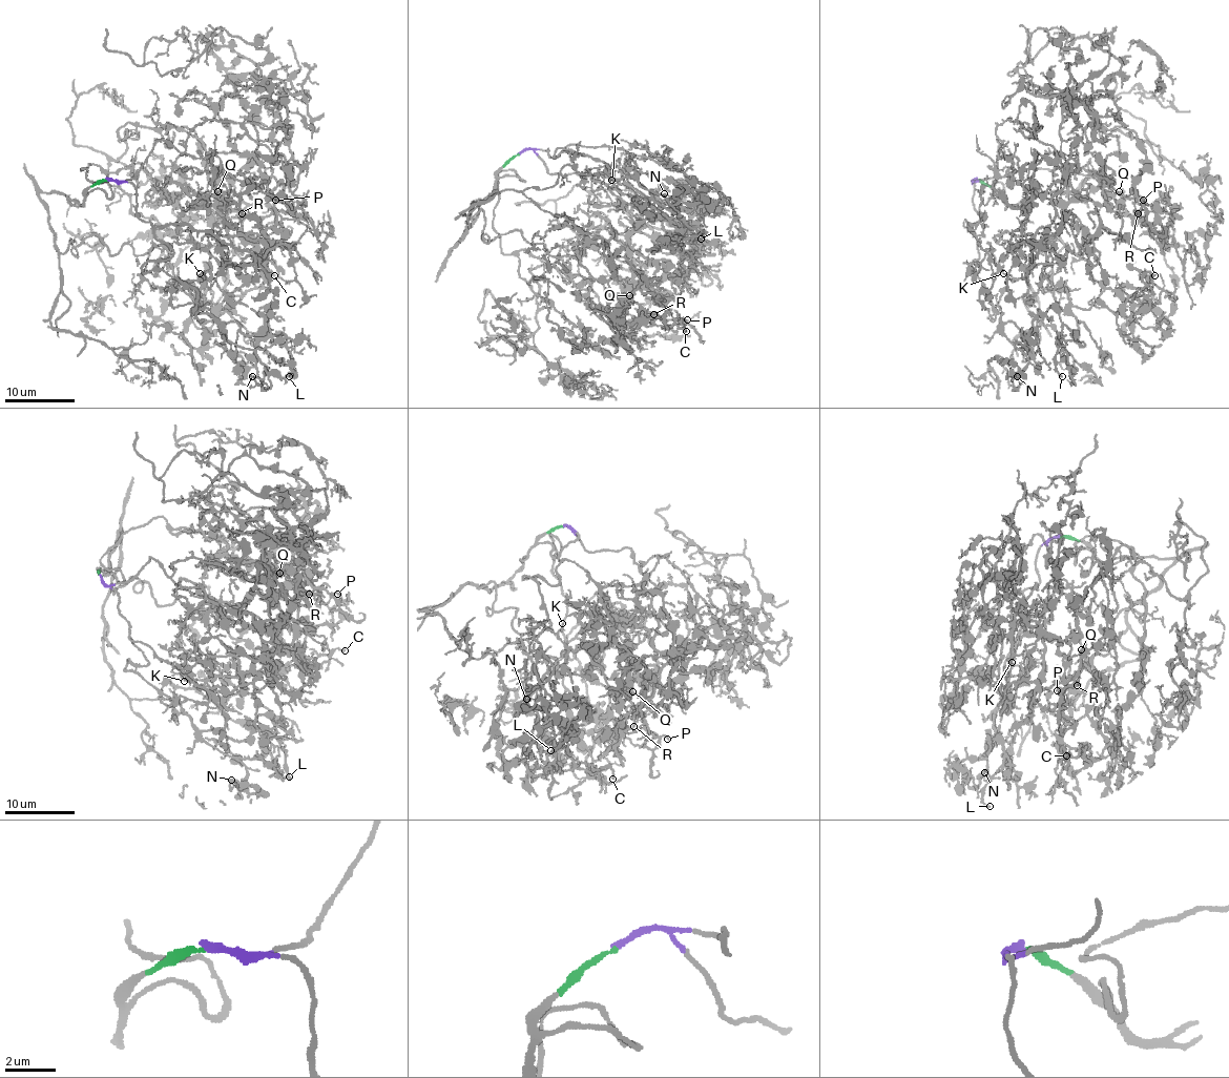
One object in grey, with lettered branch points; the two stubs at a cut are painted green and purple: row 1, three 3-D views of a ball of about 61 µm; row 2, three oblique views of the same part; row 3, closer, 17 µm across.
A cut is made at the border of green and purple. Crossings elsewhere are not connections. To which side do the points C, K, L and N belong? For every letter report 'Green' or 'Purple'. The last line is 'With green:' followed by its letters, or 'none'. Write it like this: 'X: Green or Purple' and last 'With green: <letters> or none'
C: Green
K: Purple
L: Purple
N: Purple
With green: C

